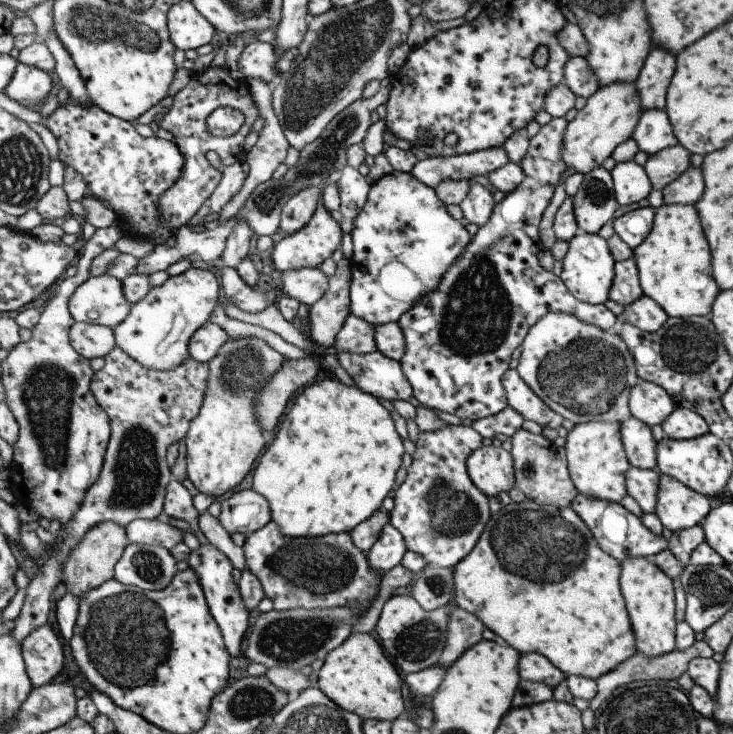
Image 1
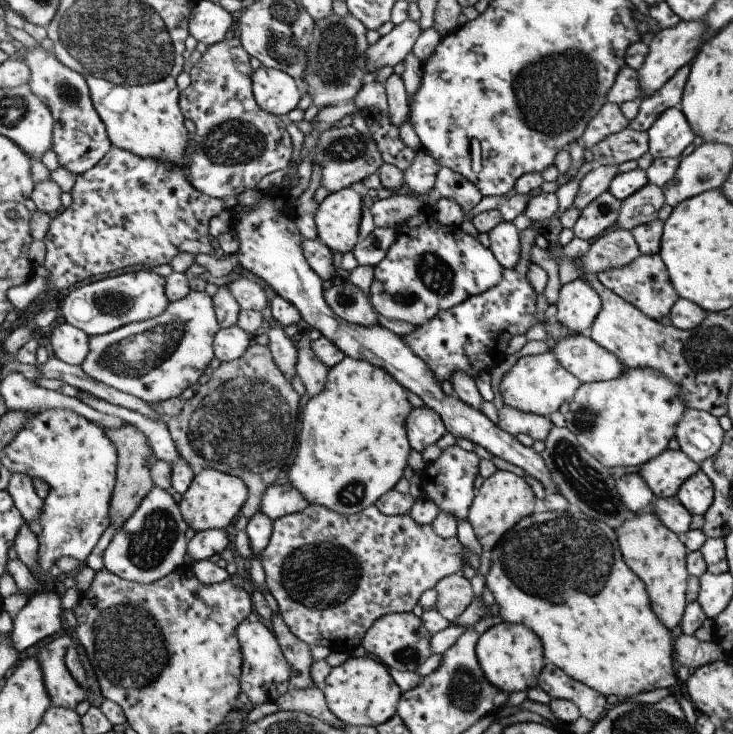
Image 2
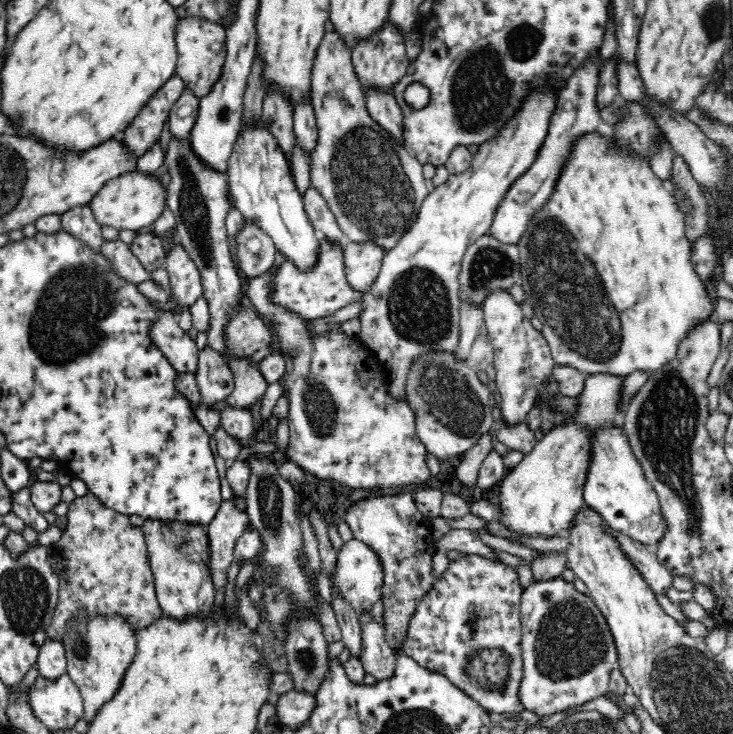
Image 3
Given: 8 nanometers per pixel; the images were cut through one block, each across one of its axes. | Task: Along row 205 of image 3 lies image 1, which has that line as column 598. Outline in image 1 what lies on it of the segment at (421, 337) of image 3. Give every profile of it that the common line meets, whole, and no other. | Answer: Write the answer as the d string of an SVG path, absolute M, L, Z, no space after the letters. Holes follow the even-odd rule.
M592 421L575 425L566 437L568 468L572 482L583 497L619 503L628 495L627 472L632 466L624 448L621 423Z

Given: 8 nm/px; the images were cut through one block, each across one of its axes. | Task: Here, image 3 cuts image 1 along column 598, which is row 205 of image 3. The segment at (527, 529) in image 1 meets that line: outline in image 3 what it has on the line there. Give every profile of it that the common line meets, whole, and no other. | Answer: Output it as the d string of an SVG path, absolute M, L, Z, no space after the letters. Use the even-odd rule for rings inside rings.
M590 131L578 135L565 156L564 168L553 182L552 194L548 196L548 202L536 209L532 217L526 223L526 230L517 243L520 259L520 279L526 300L534 311L534 317L540 319L545 328L542 334L550 344L551 353L560 366L574 367L585 375L595 372L611 372L616 375L626 375L638 369L648 371L650 374L659 366L666 364L676 352L679 340L685 332L698 321L712 316L715 312L717 300L709 297L708 287L695 273L690 264L689 254L691 241L685 229L685 214L681 210L677 198L667 186L650 169L648 159L640 155L635 148L628 144L620 144L616 136L604 136L600 132Z

